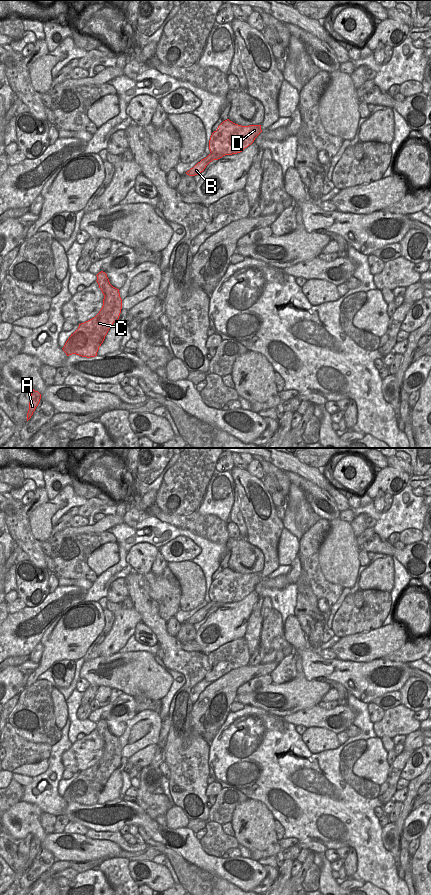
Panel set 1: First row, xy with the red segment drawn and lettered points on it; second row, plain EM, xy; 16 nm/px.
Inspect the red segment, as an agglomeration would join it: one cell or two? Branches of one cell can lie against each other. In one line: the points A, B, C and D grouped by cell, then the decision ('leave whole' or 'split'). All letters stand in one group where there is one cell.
groups A B C / D; split

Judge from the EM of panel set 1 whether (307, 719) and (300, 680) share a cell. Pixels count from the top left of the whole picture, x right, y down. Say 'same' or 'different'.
different

